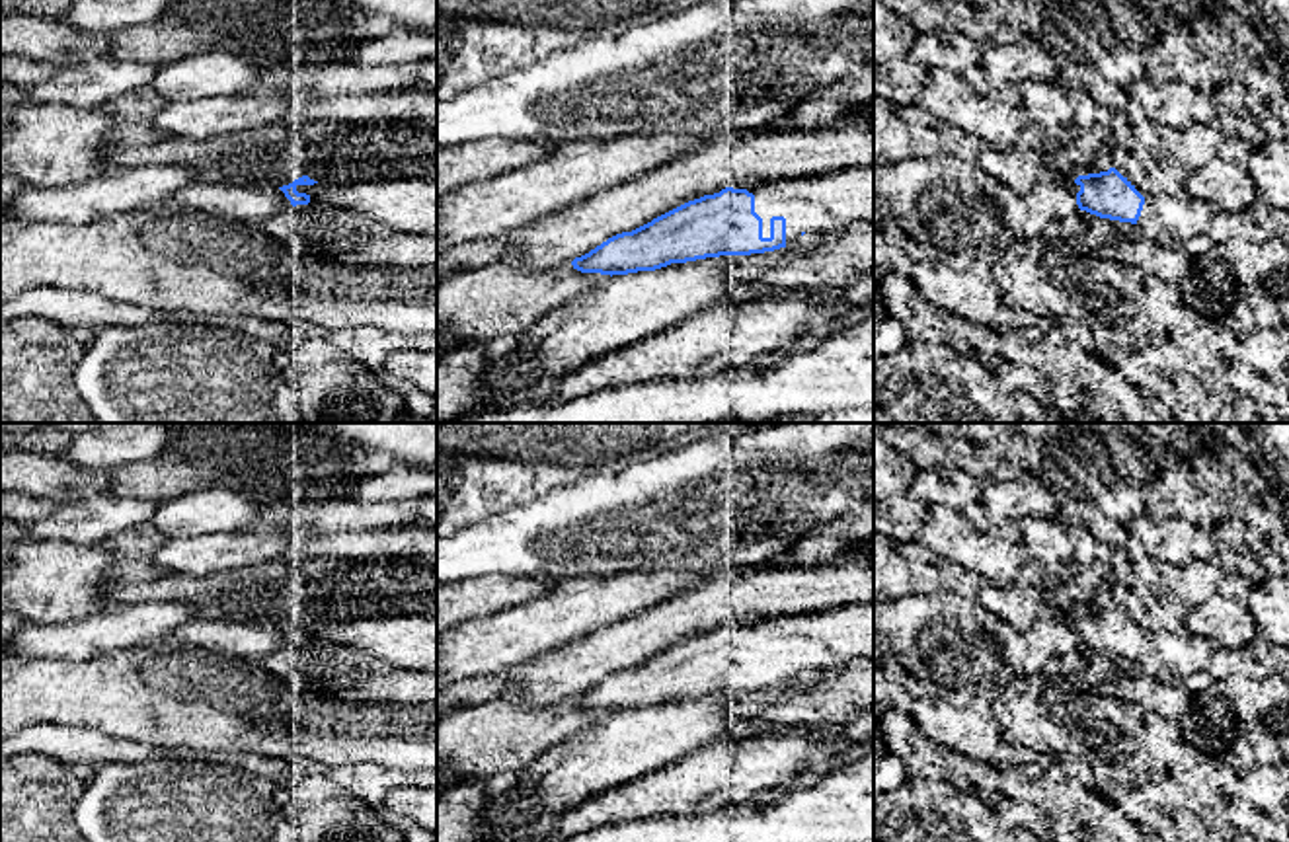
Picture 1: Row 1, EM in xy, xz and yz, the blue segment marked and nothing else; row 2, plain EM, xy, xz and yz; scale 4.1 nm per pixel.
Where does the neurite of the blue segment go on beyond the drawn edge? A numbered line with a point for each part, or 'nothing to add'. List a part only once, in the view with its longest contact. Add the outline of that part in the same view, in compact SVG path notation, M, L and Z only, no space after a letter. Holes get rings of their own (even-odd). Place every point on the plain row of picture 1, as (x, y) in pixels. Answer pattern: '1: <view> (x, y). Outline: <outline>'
1: xz (821, 640). Outline: M874 602L776 616L747 628L755 632L762 674L770 674L770 655L784 653L786 680L803 669L827 670L854 659L874 659Z

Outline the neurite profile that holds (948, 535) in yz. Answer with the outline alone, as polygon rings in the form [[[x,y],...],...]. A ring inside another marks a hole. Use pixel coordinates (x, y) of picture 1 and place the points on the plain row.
[[[928,507],[915,542],[928,554],[1004,589],[1012,587],[1014,571],[1026,557],[1022,544],[993,538],[975,528],[963,513],[946,507]]]

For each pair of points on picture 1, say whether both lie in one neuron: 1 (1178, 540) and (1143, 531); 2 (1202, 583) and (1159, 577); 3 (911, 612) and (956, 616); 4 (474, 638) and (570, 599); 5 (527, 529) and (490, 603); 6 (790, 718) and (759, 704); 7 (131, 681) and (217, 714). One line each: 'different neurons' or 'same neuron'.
1: same neuron
2: same neuron
3: same neuron
4: same neuron
5: different neurons
6: different neurons
7: same neuron

